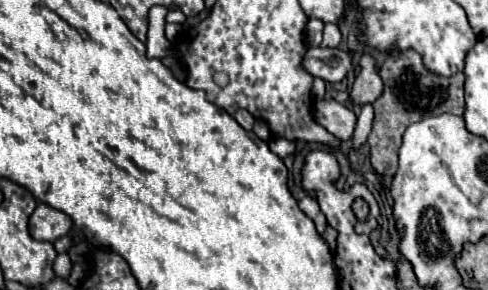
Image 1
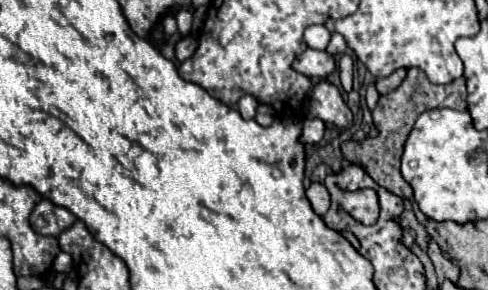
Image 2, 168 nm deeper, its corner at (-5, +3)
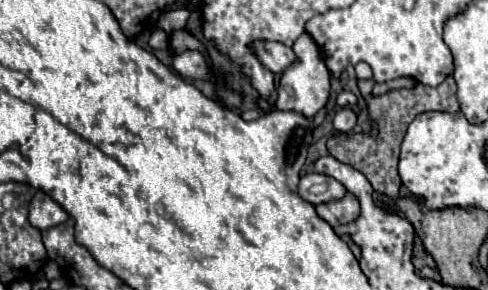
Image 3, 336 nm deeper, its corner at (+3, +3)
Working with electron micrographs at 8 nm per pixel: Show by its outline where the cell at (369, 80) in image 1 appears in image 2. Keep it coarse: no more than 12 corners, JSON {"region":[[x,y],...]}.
{"region":[[406,69],[394,71],[390,77],[378,79],[380,95],[392,93],[406,77]]}

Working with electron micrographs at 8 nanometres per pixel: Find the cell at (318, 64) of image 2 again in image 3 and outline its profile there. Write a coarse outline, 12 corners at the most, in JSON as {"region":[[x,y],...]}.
{"region":[[256,41],[258,59],[276,75],[296,59],[282,43]]}

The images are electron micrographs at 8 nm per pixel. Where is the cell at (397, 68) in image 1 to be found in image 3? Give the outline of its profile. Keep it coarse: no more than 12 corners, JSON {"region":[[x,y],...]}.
{"region":[[456,81],[360,93],[378,127],[376,147],[332,145],[328,153],[398,199],[400,143],[424,111],[458,111]]}

